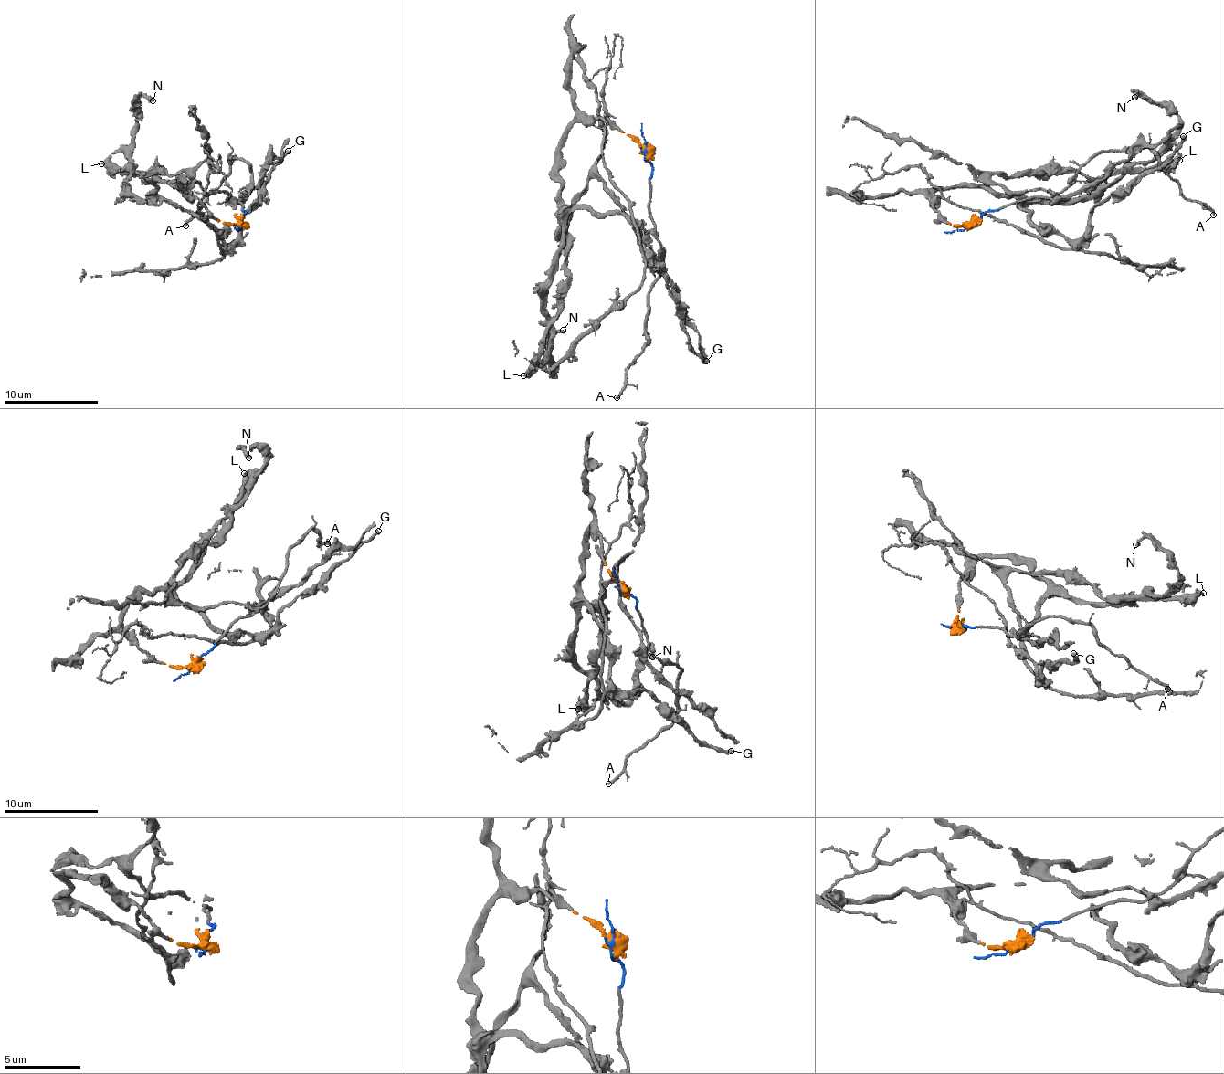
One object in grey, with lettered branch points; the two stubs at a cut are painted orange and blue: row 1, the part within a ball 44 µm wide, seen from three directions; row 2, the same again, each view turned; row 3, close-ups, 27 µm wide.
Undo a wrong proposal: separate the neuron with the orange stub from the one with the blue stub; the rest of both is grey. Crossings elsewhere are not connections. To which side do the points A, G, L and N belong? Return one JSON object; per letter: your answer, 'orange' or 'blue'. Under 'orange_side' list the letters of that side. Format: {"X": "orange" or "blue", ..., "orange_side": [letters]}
{"A": "blue", "G": "orange", "L": "orange", "N": "orange", "orange_side": ["G", "L", "N"]}

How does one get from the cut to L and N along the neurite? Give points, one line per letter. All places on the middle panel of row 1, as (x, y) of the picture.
L: (643, 152), (601, 119), (579, 119), (568, 129), (559, 181), (561, 256), (547, 287), (545, 345), (522, 376)
N: (643, 152), (601, 119), (568, 129), (561, 256), (547, 294), (554, 373), (549, 340), (563, 331)

